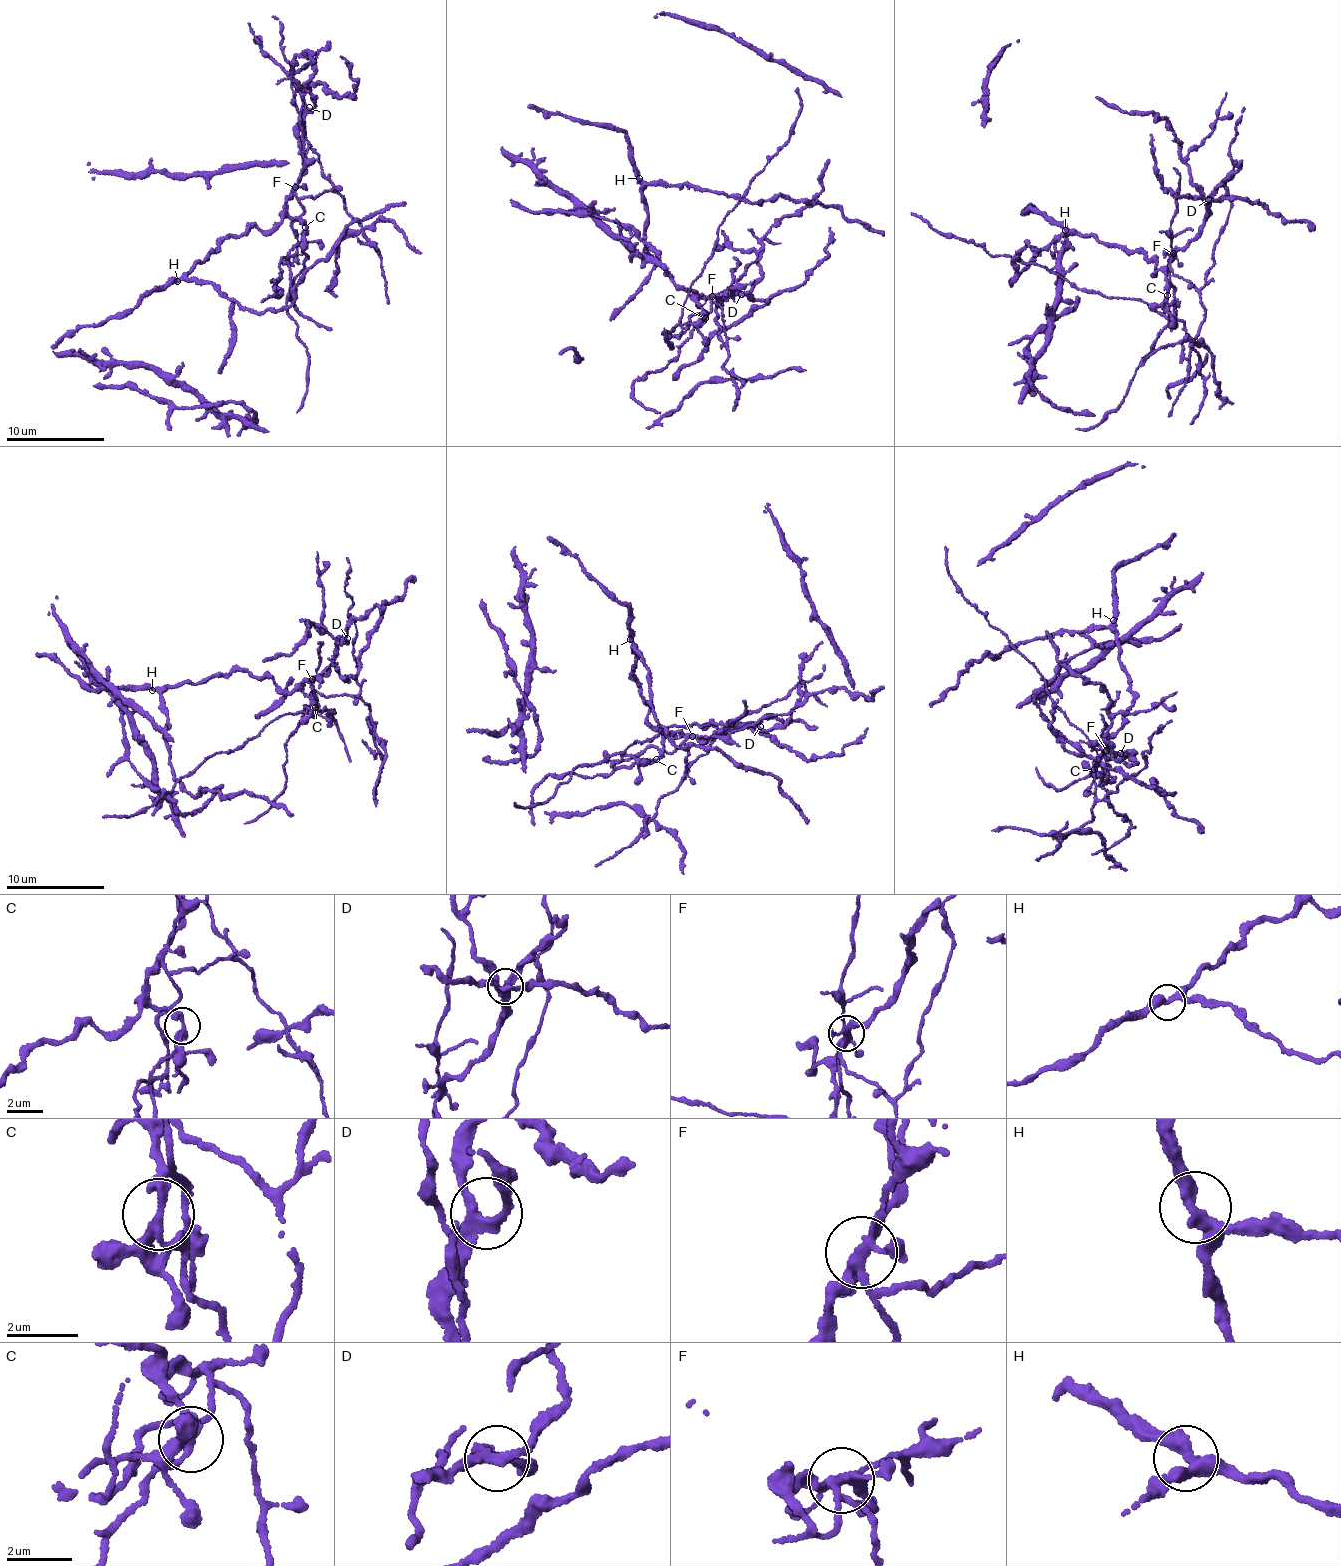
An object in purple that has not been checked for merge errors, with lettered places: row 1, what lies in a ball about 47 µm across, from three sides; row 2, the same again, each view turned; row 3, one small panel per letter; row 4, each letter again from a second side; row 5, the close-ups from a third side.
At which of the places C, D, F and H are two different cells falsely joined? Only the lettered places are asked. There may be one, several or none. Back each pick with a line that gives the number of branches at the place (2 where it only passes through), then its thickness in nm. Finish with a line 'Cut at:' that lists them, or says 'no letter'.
C: 2 | 240 nm
F: 6 | 260 nm
Cut at: C, F

